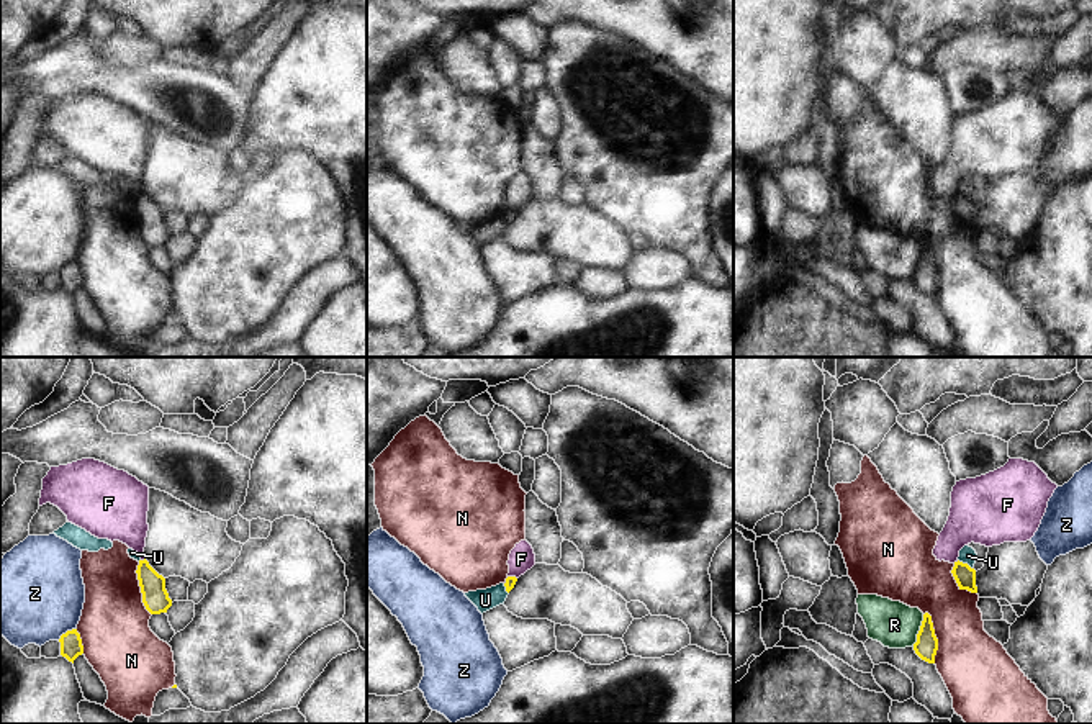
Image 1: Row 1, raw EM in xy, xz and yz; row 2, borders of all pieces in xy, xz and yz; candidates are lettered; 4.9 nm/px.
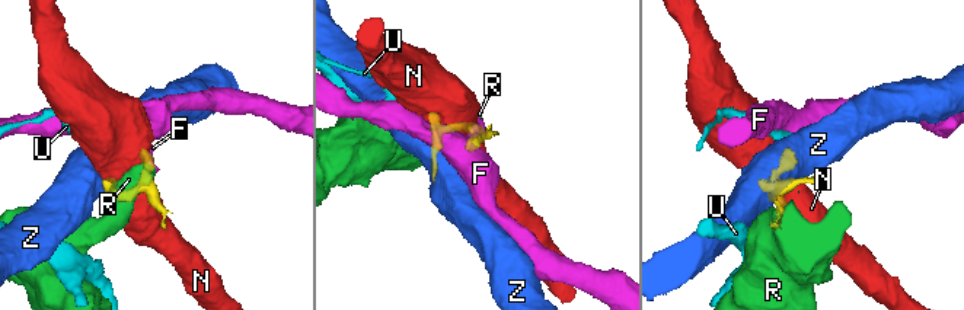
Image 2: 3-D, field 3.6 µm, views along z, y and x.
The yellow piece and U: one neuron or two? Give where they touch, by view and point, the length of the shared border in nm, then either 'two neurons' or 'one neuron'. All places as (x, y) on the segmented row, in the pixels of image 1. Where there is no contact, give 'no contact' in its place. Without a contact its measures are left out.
meets yellow in yz at (965, 564); contact 90 nm long; two neurons

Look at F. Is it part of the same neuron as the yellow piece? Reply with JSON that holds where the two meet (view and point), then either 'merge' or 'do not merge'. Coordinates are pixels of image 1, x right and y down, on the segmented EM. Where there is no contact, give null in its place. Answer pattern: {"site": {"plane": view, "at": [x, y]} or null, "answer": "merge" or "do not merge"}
{"site": {"plane": "xy", "at": [144, 559]}, "answer": "do not merge"}

